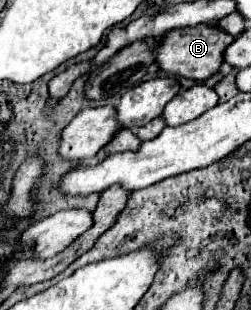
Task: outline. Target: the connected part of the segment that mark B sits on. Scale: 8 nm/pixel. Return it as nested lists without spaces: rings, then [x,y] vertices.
[[[197,25],[197,27],[183,27],[183,29],[173,29],[169,31],[159,49],[157,49],[157,65],[169,73],[169,75],[179,75],[195,81],[205,81],[211,75],[215,75],[223,63],[223,53],[229,43],[233,43],[235,37],[225,33],[223,29],[217,29],[217,25]]]

